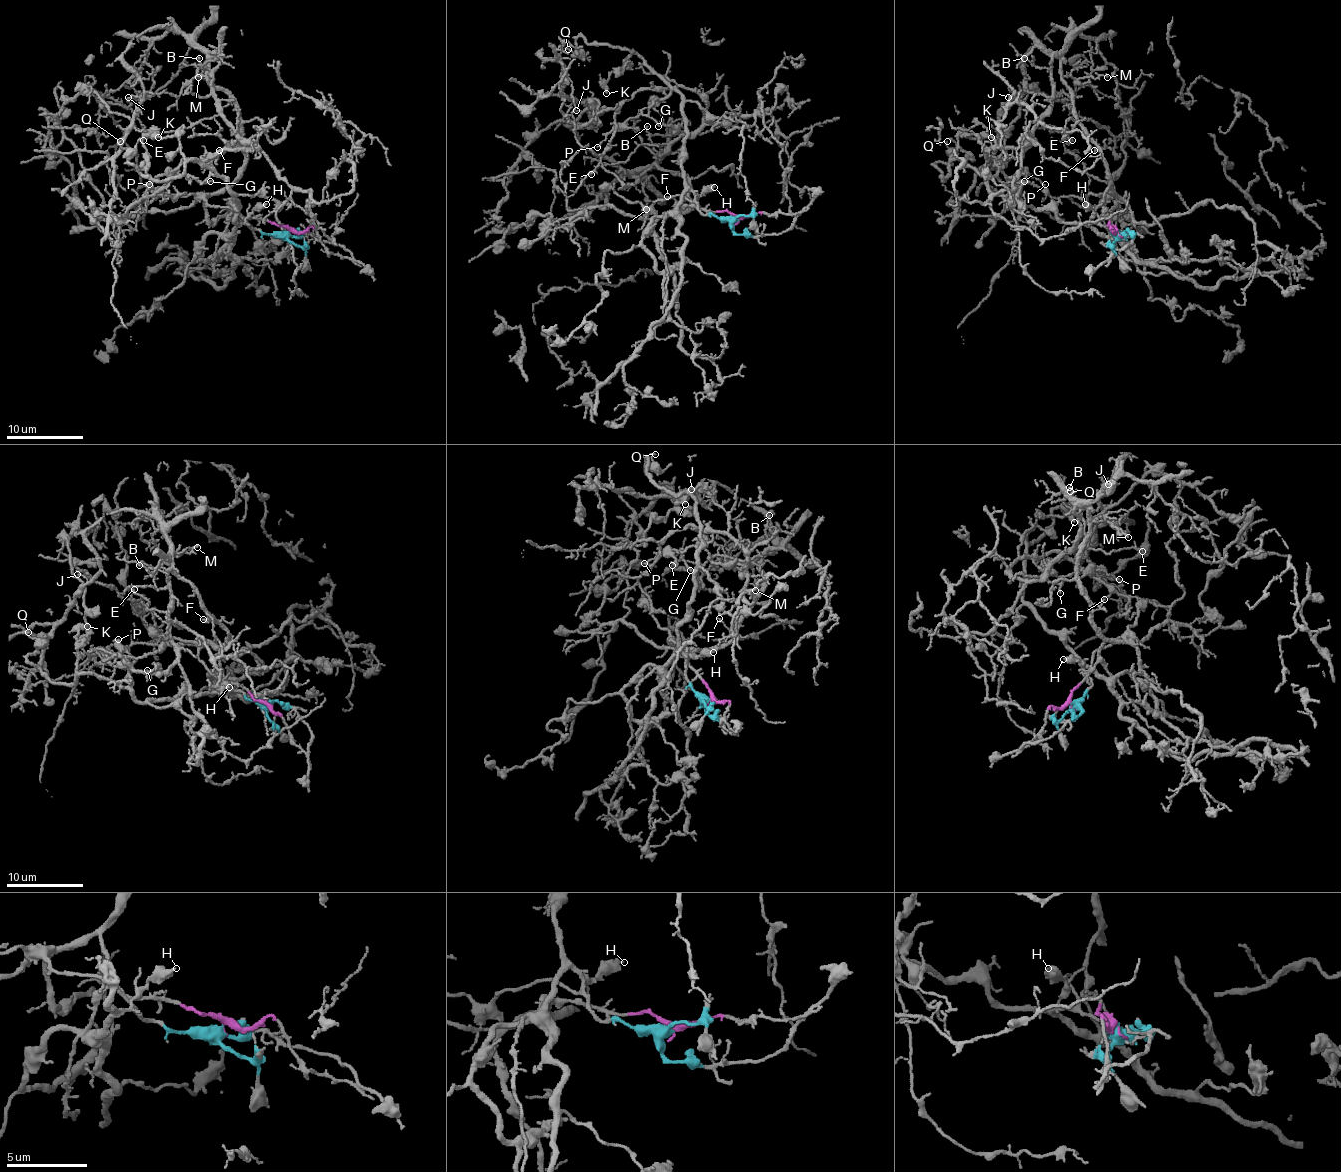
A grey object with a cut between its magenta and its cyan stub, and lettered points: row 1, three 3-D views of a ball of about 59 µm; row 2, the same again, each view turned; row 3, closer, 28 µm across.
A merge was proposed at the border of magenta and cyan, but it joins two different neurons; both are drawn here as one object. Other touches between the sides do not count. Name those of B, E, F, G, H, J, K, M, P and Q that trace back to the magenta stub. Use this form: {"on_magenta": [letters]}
{"on_magenta": ["B", "E", "F", "J", "M"]}

